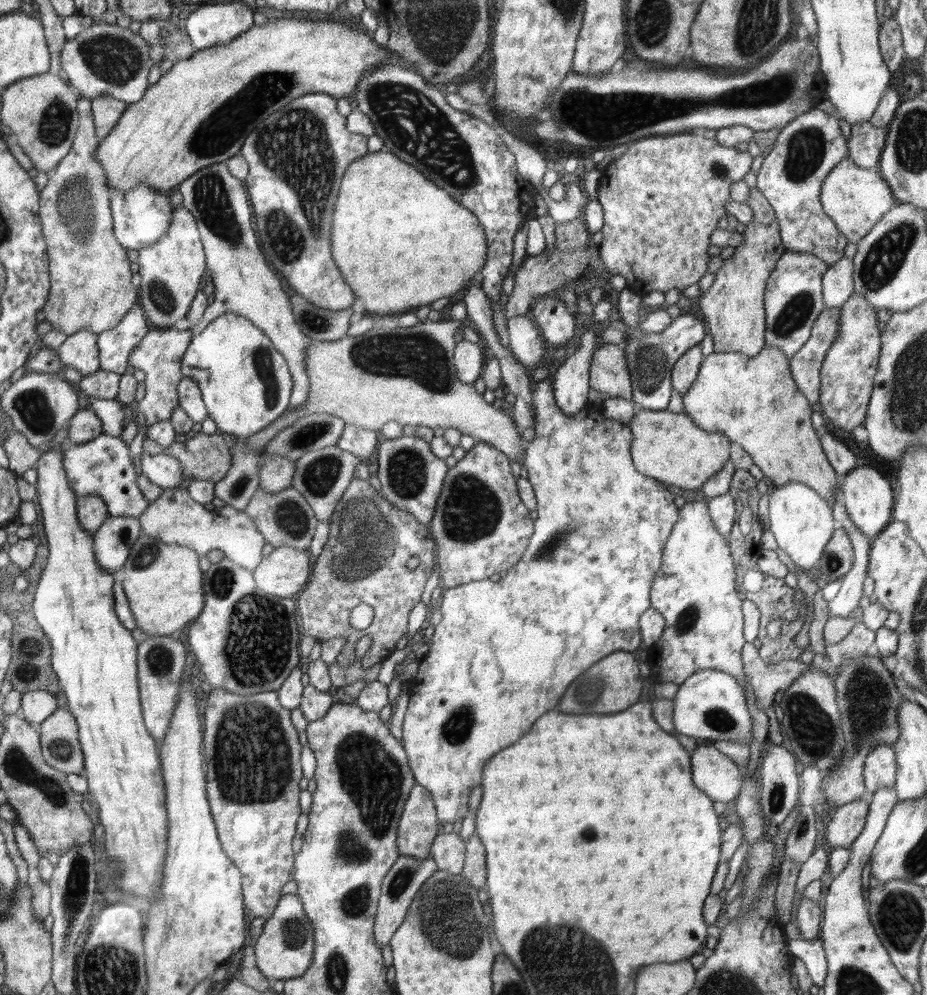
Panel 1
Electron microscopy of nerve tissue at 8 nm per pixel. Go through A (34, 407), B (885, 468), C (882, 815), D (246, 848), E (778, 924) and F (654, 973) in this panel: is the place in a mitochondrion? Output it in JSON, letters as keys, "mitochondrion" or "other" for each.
{"A":"mitochondrion","B":"other","C":"other","D":"other","E":"other","F":"other"}

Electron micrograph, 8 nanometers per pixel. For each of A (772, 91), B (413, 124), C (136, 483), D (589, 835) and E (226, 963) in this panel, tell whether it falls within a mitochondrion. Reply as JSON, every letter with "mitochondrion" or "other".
{"A":"mitochondrion","B":"mitochondrion","C":"other","D":"other","E":"other"}

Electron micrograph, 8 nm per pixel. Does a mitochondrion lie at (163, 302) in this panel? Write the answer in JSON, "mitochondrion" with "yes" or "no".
{"mitochondrion":"yes"}

